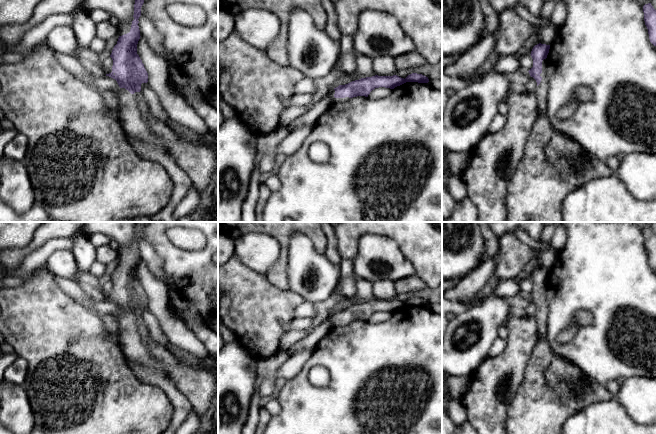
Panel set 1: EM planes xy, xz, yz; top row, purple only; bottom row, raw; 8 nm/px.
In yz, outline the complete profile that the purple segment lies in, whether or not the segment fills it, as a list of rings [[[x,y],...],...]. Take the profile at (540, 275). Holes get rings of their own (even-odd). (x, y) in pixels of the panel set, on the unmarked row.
[[[539,267],[533,271],[530,278],[533,283],[533,291],[528,296],[537,306],[535,318],[537,320],[537,337],[539,338],[547,336],[548,302],[546,299],[546,282],[549,273],[550,269]]]

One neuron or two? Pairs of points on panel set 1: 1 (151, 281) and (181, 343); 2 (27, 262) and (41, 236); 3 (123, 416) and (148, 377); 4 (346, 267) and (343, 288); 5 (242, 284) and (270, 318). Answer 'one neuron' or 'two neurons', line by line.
1: one neuron
2: two neurons
3: two neurons
4: one neuron
5: one neuron

